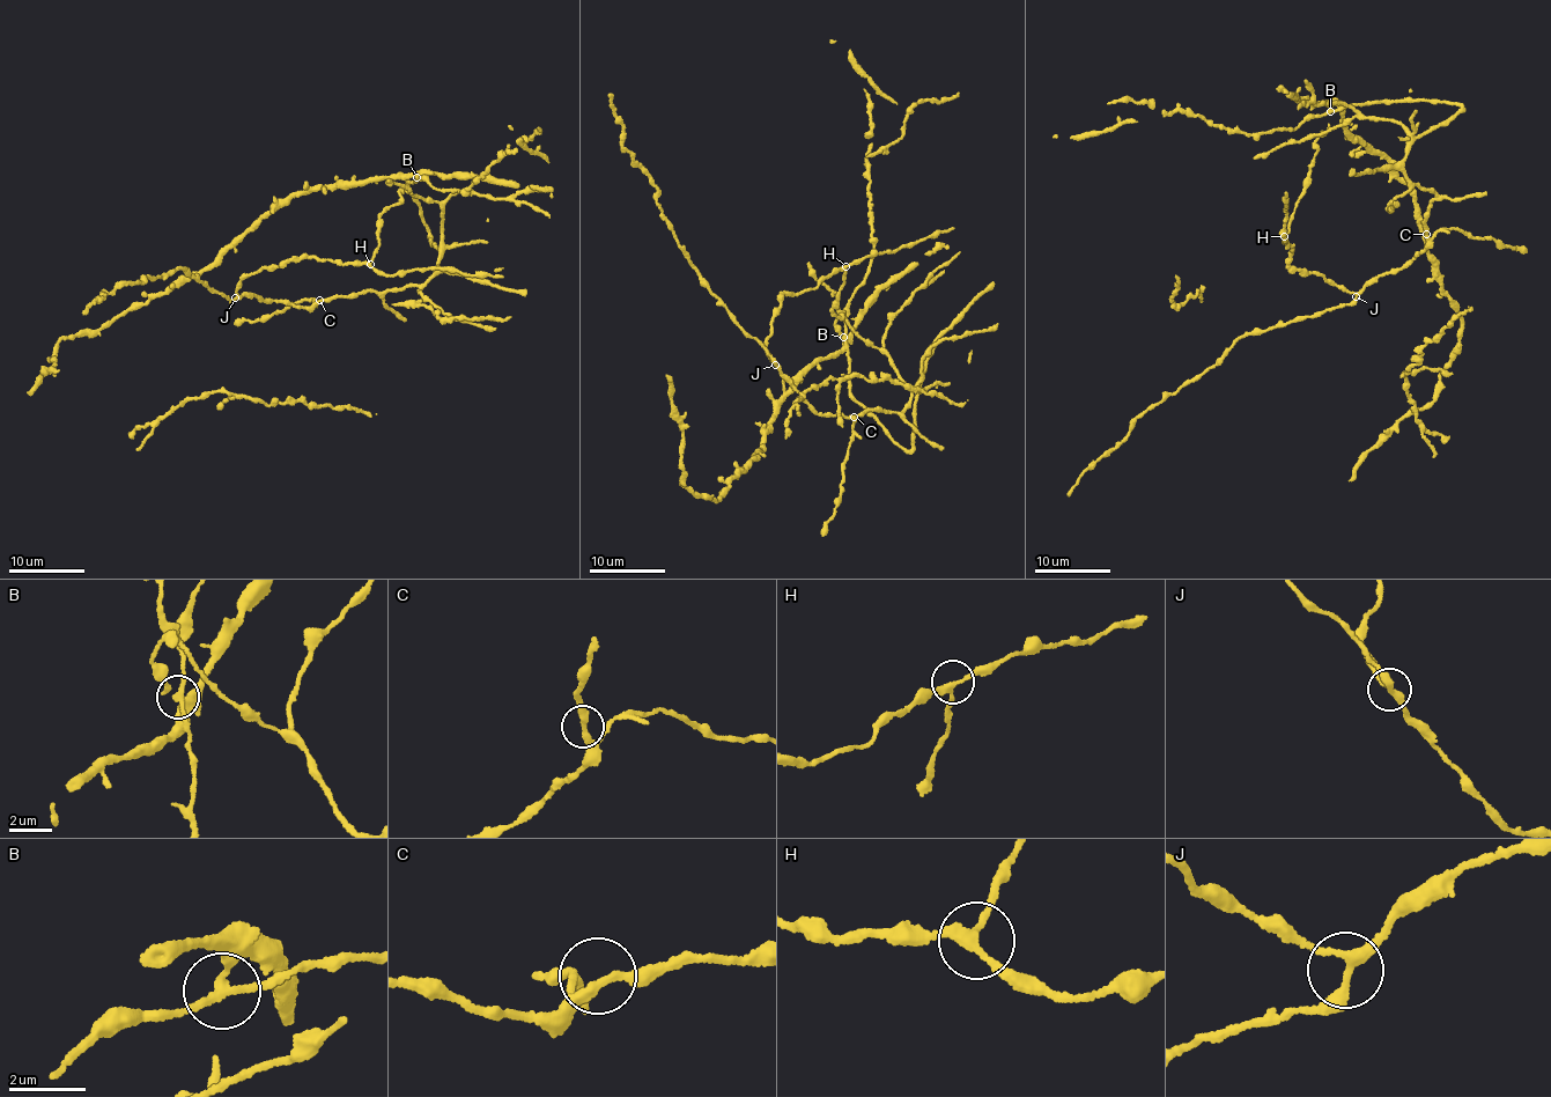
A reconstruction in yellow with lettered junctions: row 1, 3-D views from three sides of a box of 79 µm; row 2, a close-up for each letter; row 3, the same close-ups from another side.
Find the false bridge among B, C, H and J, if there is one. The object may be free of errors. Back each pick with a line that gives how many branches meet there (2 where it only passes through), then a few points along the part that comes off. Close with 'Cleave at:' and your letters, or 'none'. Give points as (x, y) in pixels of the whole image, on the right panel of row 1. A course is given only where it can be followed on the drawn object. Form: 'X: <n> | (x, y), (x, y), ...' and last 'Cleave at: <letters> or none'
Cleave at: none

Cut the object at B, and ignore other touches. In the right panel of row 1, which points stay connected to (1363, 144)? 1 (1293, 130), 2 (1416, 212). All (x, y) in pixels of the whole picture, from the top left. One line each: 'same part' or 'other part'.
1: other part
2: same part

